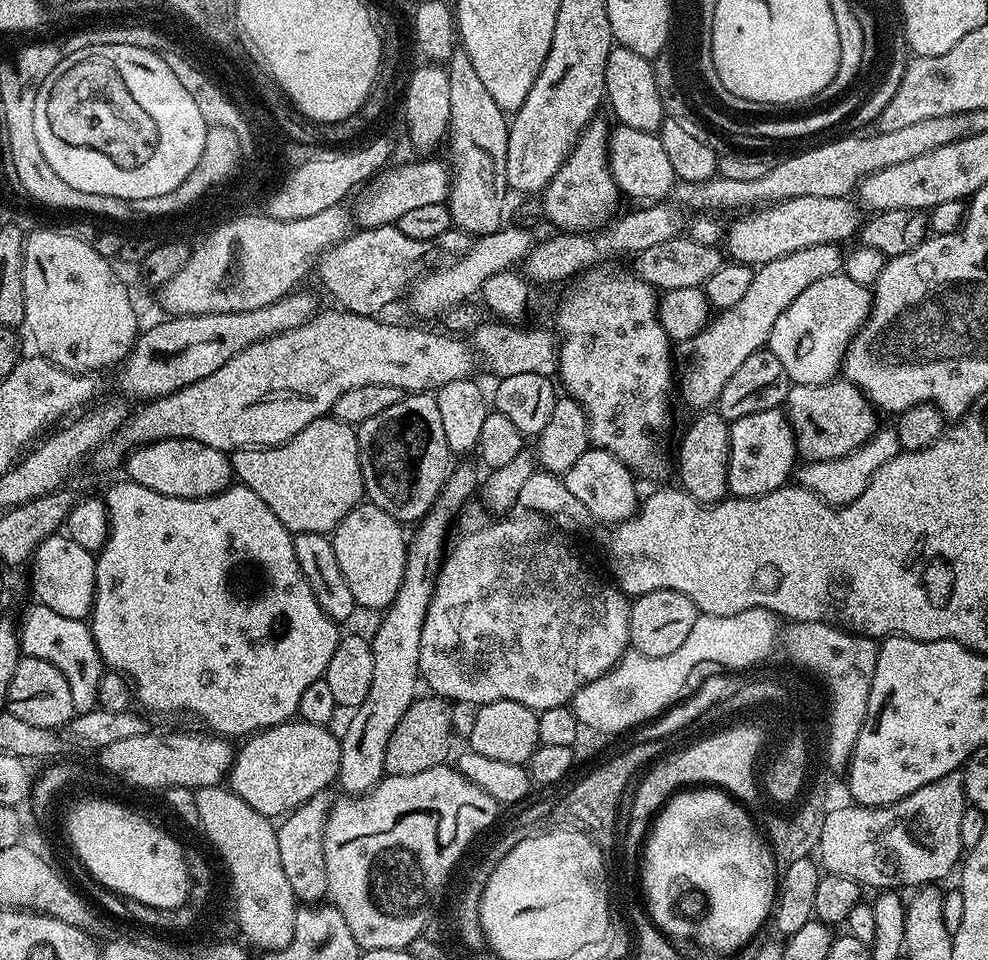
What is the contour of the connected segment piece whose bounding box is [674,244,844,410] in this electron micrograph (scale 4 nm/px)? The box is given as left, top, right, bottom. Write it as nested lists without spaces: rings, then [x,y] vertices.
[[[823,244],[791,252],[782,258],[774,258],[774,262],[759,265],[752,273],[752,281],[745,296],[733,308],[723,309],[719,314],[713,315],[709,319],[708,325],[697,336],[679,341],[679,359],[681,356],[688,363],[677,363],[674,368],[675,375],[678,377],[679,399],[681,396],[690,407],[696,408],[695,410],[711,409],[720,399],[722,386],[726,386],[726,382],[730,382],[731,376],[739,370],[742,362],[746,362],[746,358],[750,358],[750,354],[761,351],[767,345],[770,330],[774,330],[774,322],[778,322],[778,314],[782,314],[782,310],[786,310],[786,306],[790,306],[790,302],[794,302],[794,298],[798,298],[798,294],[802,294],[802,290],[806,290],[806,286],[827,276],[837,275],[843,269],[844,256],[840,251],[841,249],[835,244]]]

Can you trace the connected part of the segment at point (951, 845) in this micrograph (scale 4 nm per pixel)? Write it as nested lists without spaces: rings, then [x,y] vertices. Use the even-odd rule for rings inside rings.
[[[963,771],[938,778],[885,808],[851,807],[824,813],[818,864],[825,873],[856,880],[865,889],[916,890],[957,871],[962,860],[960,823],[966,807]]]

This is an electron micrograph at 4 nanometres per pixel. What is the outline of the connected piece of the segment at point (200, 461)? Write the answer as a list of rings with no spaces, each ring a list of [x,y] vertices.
[[[159,440],[142,444],[126,457],[127,479],[135,484],[158,490],[174,498],[206,498],[226,490],[233,483],[232,462],[229,453],[214,450],[214,446],[202,446],[193,440]]]

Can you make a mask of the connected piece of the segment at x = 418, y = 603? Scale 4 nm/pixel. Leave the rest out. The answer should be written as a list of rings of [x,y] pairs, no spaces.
[[[475,463],[460,464],[451,469],[446,478],[446,482],[442,486],[442,490],[438,494],[435,502],[432,503],[432,509],[418,521],[415,525],[416,533],[407,537],[408,553],[404,559],[404,573],[402,574],[402,586],[398,586],[398,594],[394,598],[394,602],[389,604],[384,616],[380,620],[380,625],[376,628],[376,633],[370,636],[372,645],[372,654],[374,656],[374,676],[370,681],[370,694],[366,694],[366,698],[362,703],[354,709],[352,716],[348,720],[348,729],[345,730],[344,736],[339,737],[340,741],[340,774],[338,777],[339,787],[344,787],[345,793],[352,796],[363,796],[365,792],[369,792],[371,788],[376,787],[381,780],[384,779],[386,773],[384,763],[386,762],[386,742],[390,742],[390,734],[394,734],[394,726],[398,726],[398,722],[402,718],[402,714],[406,714],[406,710],[412,705],[413,700],[417,699],[416,684],[421,683],[420,667],[418,666],[418,650],[422,646],[422,626],[426,618],[426,610],[432,601],[432,595],[436,589],[436,580],[440,576],[440,566],[444,563],[446,557],[446,547],[444,543],[448,540],[448,527],[452,524],[452,519],[461,512],[465,507],[464,502],[472,495],[474,497],[478,492],[478,478],[476,480]]]

